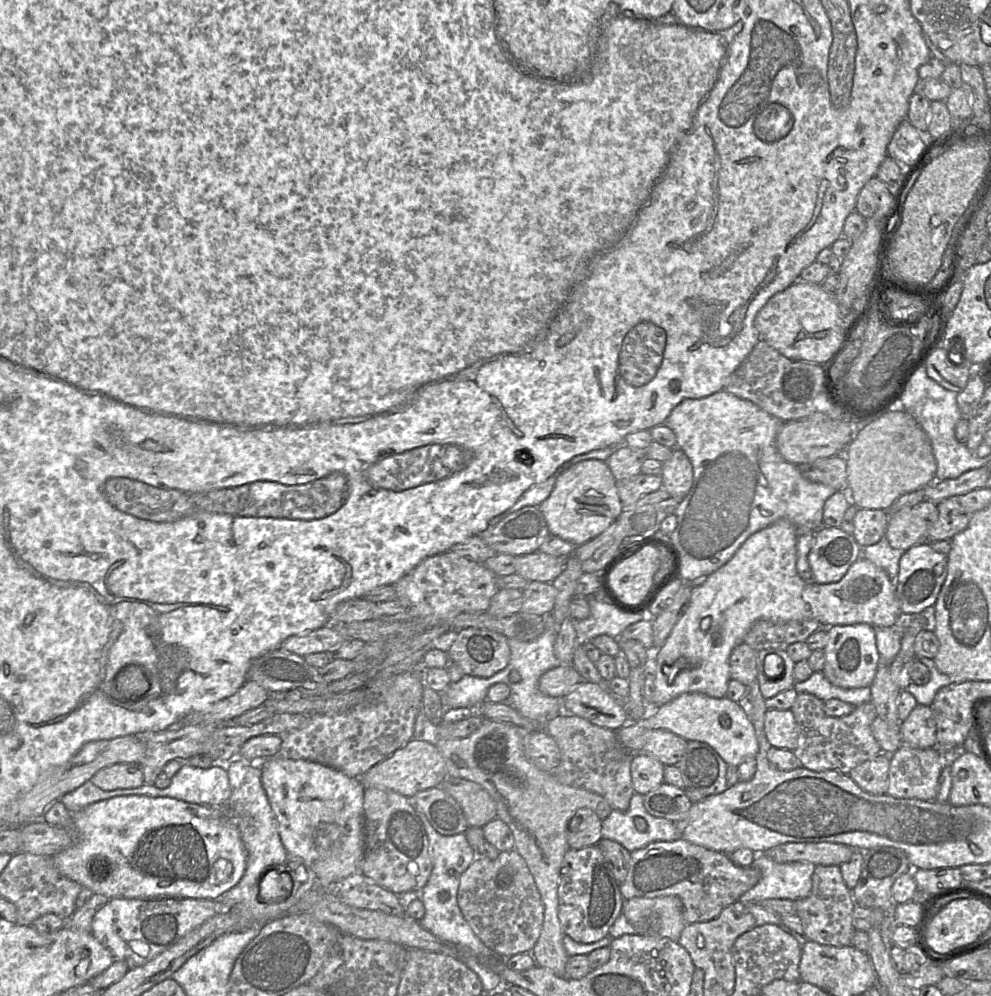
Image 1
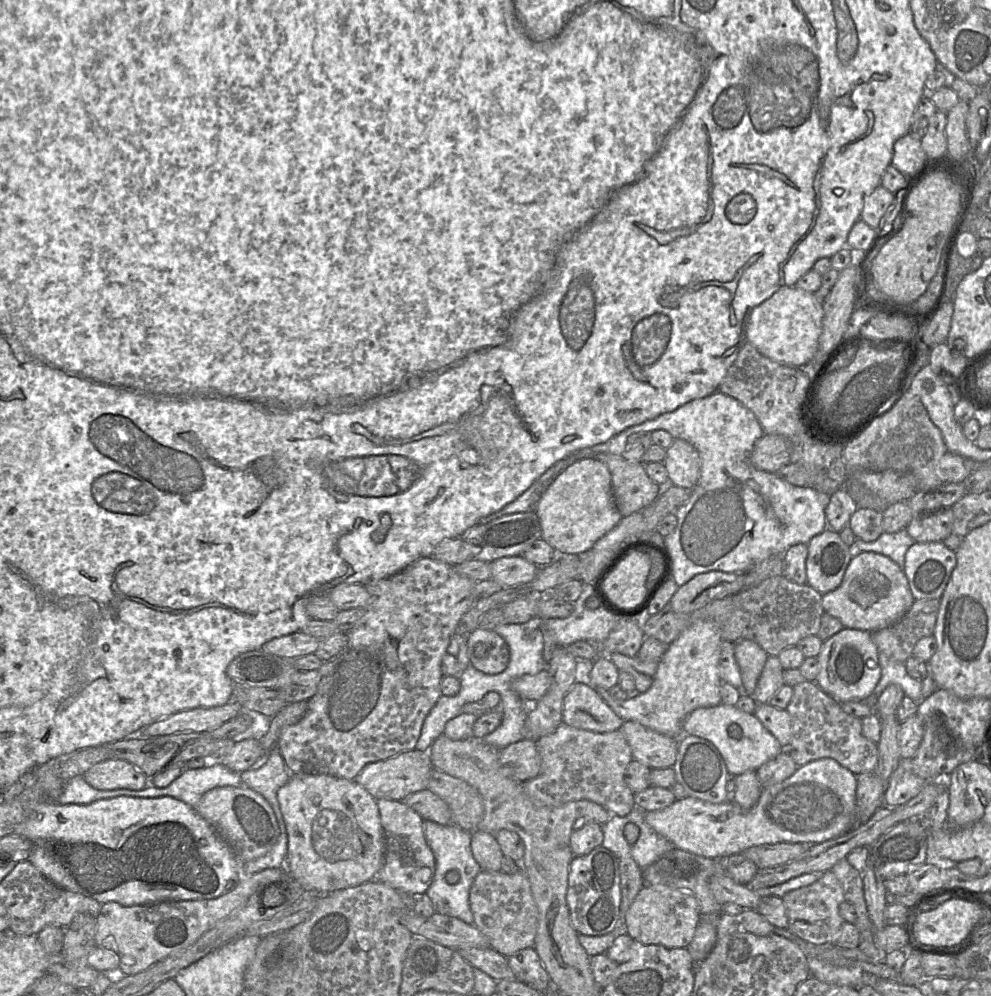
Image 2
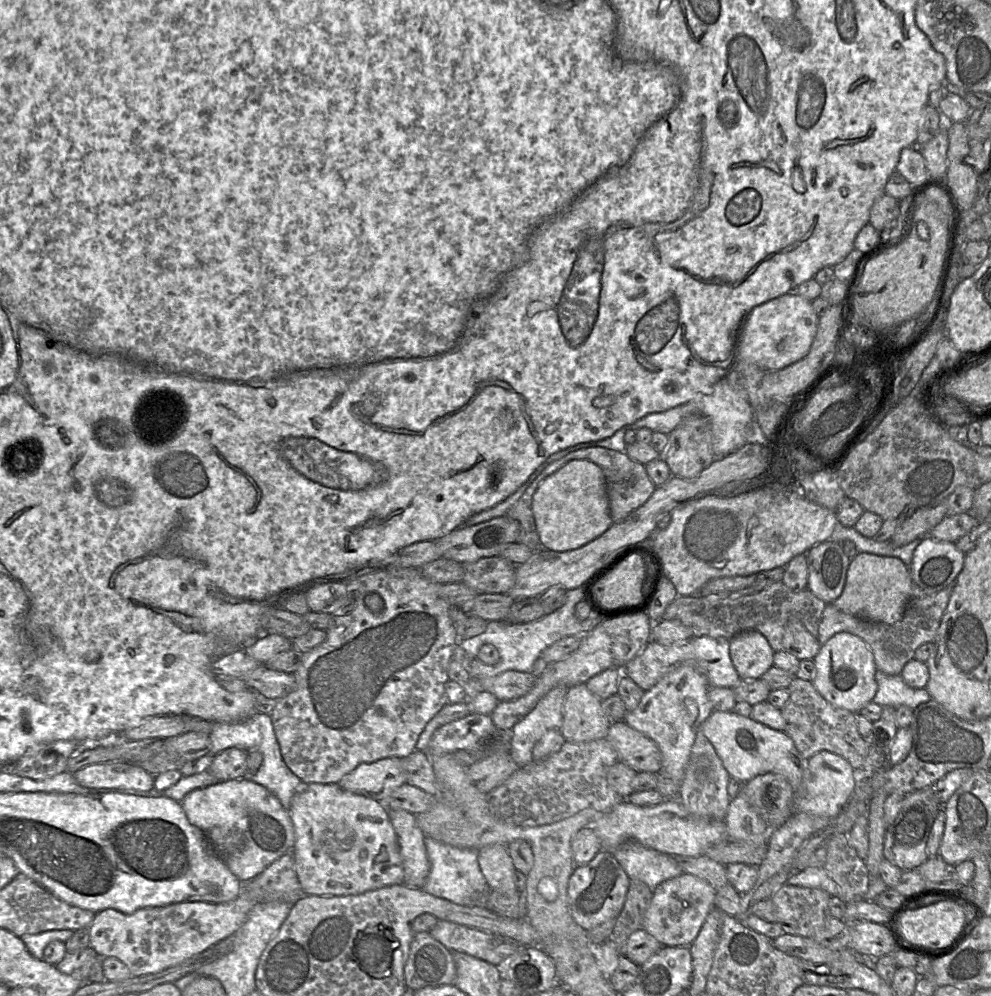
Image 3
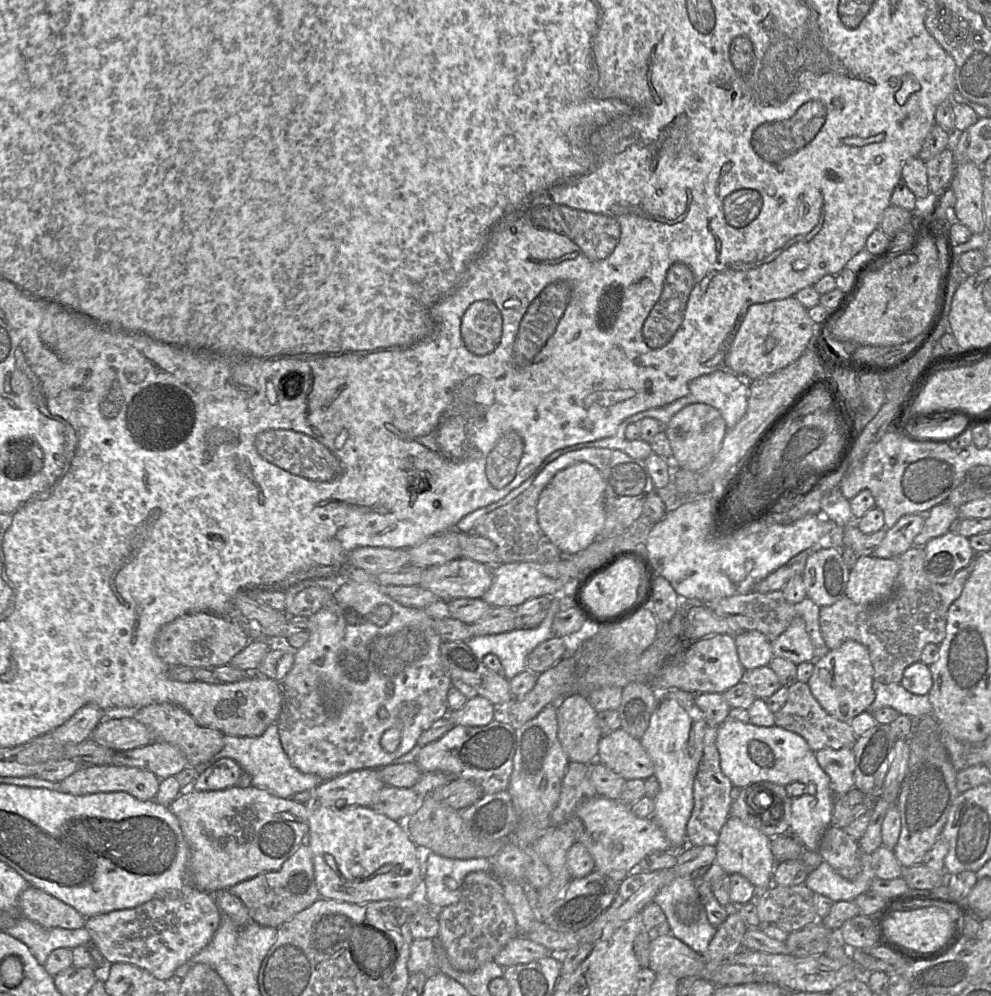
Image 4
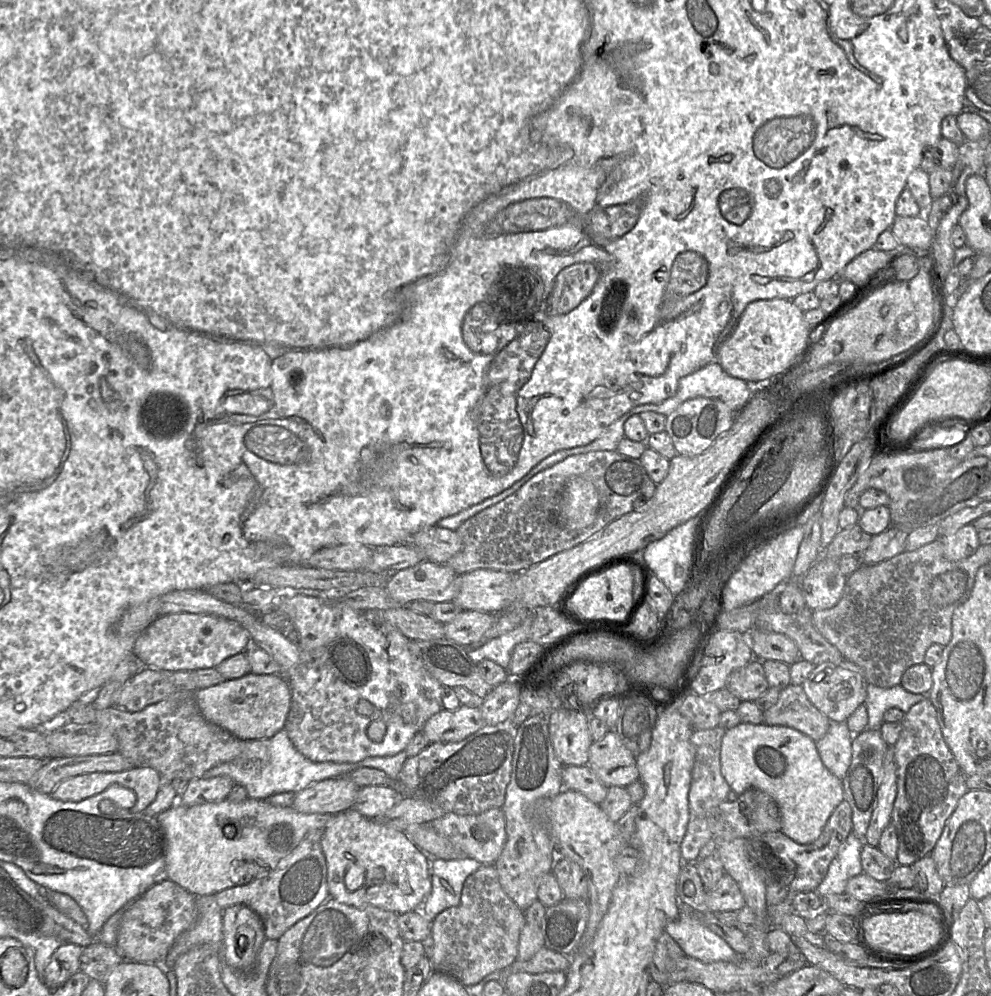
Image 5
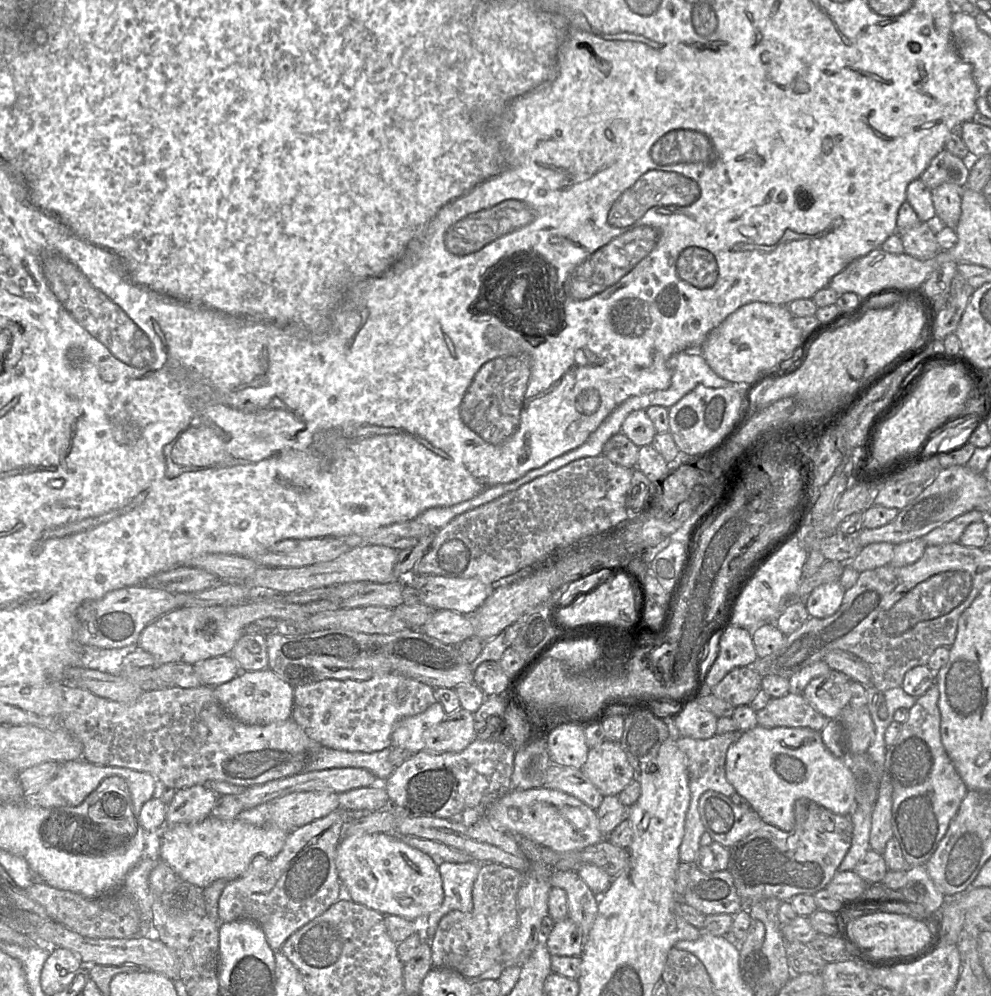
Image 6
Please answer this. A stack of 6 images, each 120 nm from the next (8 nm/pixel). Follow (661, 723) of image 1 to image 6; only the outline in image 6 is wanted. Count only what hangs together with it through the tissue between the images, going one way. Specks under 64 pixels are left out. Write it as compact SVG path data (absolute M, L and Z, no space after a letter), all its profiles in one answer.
M758 725L743 732L727 750L725 771L728 782L748 801L763 822L785 832L795 827L795 805L798 800L815 802L838 815L849 815L855 809L855 784L848 758L835 757L824 745L821 733L810 728L766 728Z

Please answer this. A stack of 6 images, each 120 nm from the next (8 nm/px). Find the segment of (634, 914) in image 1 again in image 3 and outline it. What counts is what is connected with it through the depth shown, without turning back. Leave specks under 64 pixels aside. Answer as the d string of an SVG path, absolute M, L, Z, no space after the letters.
M681 874L659 884L652 892L642 929L663 946L687 946L695 940L705 918L715 907L716 890L705 880L690 874Z

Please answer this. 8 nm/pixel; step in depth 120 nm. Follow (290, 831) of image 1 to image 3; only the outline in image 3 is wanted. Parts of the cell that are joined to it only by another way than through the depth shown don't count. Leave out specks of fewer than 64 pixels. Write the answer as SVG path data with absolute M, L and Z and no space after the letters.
M303 784L293 796L289 814L294 826L293 855L300 885L308 896L358 895L403 884L404 870L397 835L383 803L349 792L338 784Z

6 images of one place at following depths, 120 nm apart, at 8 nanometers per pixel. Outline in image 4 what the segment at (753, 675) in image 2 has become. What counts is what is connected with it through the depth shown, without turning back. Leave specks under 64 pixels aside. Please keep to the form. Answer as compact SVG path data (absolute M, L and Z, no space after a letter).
M759 631L741 632L735 637L735 644L745 671L768 666L774 657L771 641Z

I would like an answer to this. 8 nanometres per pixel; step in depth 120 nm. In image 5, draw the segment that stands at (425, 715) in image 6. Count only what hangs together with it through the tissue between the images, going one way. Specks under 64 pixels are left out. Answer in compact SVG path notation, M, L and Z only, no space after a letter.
M461 705L456 710L442 709L427 720L423 734L430 743L460 742L485 726L480 708Z

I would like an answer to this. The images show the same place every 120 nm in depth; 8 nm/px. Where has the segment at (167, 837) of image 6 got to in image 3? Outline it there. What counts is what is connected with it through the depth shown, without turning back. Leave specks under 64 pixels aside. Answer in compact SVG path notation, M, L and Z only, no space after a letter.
M249 778L219 782L196 789L188 793L180 803L189 822L203 832L213 852L242 883L252 880L293 849L294 826L289 810L282 806L272 792Z

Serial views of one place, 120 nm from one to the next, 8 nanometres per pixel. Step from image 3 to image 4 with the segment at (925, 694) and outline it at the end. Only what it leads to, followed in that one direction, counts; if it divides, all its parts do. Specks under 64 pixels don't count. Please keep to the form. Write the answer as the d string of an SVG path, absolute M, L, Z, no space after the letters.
M873 681L875 699L868 708L873 713L883 707L891 707L899 714L910 718L919 718L932 713L932 705L928 695L915 695L908 692L901 683L883 684Z

